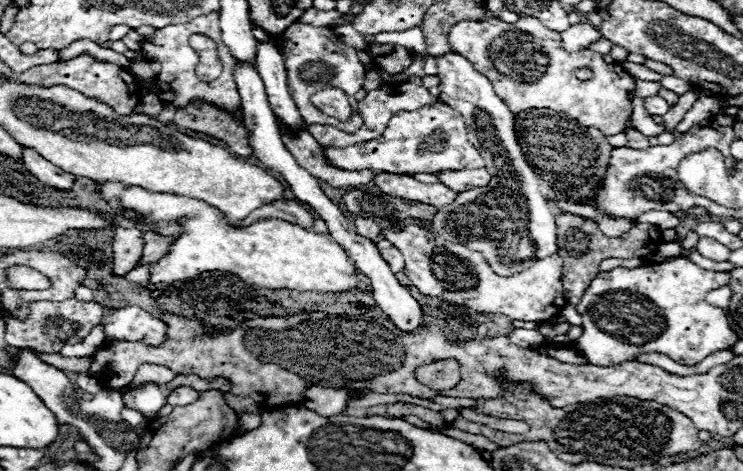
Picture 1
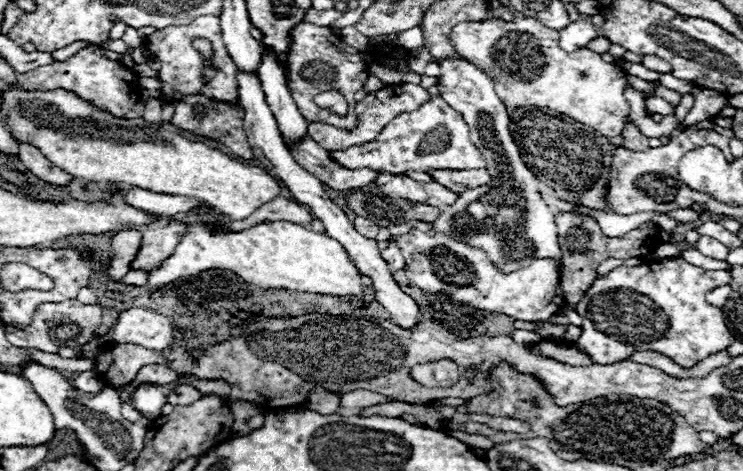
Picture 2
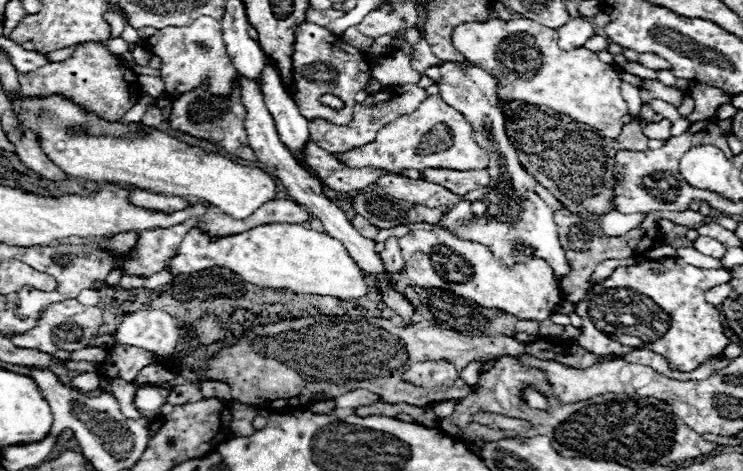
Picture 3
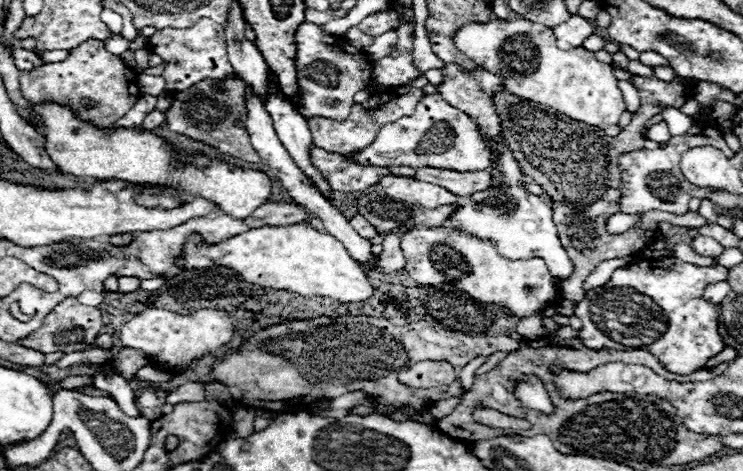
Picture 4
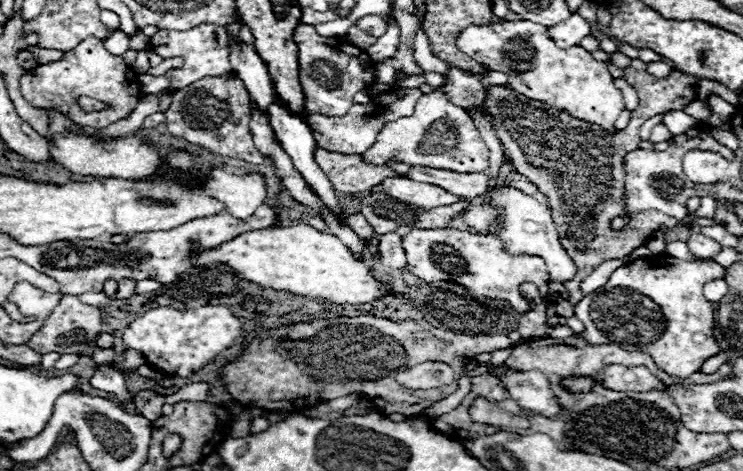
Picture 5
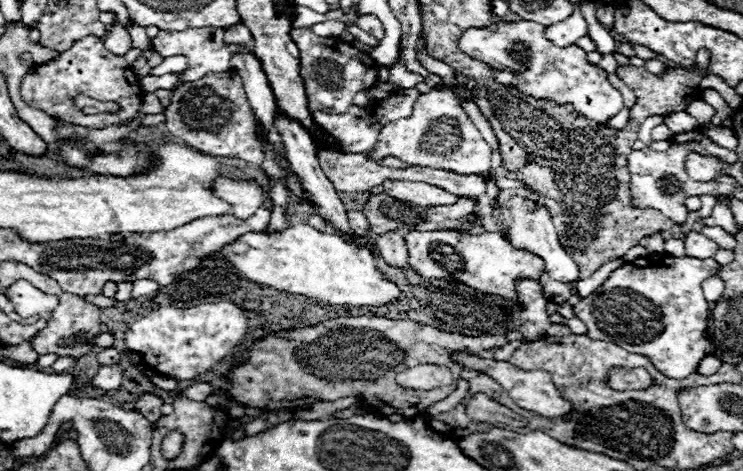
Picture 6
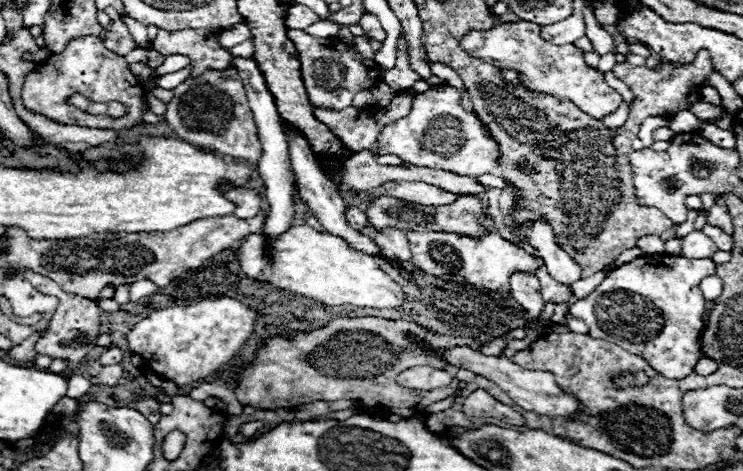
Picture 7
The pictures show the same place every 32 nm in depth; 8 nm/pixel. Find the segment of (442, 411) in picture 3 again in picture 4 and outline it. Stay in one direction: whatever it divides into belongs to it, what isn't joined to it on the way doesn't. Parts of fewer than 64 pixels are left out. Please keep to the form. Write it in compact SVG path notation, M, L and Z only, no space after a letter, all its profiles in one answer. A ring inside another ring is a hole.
M460 395L447 400L440 400L429 407L428 410L435 418L442 418L455 409L455 407L460 403L462 397L463 395Z

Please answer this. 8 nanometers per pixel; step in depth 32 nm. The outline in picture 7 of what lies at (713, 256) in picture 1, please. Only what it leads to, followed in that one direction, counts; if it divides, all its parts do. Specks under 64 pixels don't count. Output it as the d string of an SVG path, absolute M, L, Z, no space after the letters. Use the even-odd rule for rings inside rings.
M694 230L682 238L682 256L686 256L686 258L698 258L698 260L712 258L712 254L716 250L718 250L716 244L698 230Z

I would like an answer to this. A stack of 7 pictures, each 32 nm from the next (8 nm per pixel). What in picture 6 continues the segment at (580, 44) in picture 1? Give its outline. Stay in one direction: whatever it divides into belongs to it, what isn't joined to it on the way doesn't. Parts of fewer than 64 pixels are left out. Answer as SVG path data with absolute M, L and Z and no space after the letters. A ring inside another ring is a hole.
M580 6L574 7L572 16L568 20L562 20L546 28L546 38L562 48L576 44L586 34L588 34L588 24L580 14Z

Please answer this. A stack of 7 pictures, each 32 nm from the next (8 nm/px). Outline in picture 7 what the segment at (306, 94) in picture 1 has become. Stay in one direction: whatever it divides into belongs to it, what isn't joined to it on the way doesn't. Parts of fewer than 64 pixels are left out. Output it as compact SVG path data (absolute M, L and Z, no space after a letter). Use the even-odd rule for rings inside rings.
M288 30L288 38L298 48L302 62L302 80L312 108L348 108L352 106L354 94L372 88L380 80L380 68L372 66L368 60L362 58L360 52L340 42L338 38L316 40L316 36L308 36L304 30Z

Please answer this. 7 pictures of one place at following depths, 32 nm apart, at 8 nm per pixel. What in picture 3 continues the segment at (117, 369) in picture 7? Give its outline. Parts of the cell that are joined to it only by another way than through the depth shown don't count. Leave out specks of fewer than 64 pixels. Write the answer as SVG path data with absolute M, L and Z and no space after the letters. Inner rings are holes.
M100 376L100 388L102 390L112 390L116 394L124 416L128 416L130 420L136 420L136 418L142 416L134 406L136 386L132 386L130 382L124 382L124 380L112 380L112 378L106 378L106 376Z

